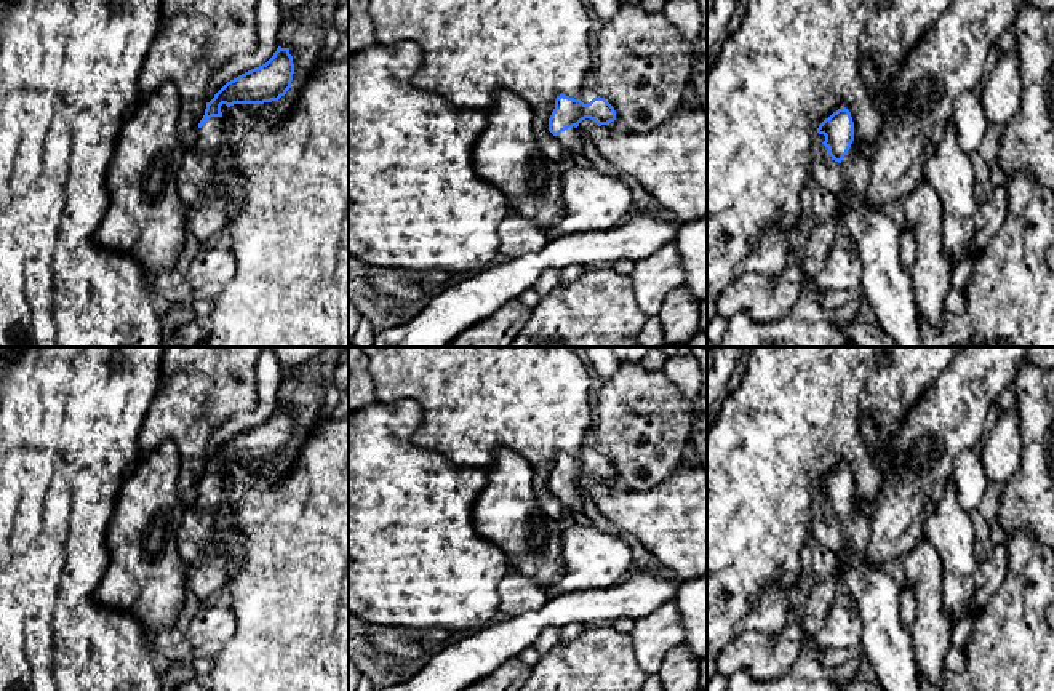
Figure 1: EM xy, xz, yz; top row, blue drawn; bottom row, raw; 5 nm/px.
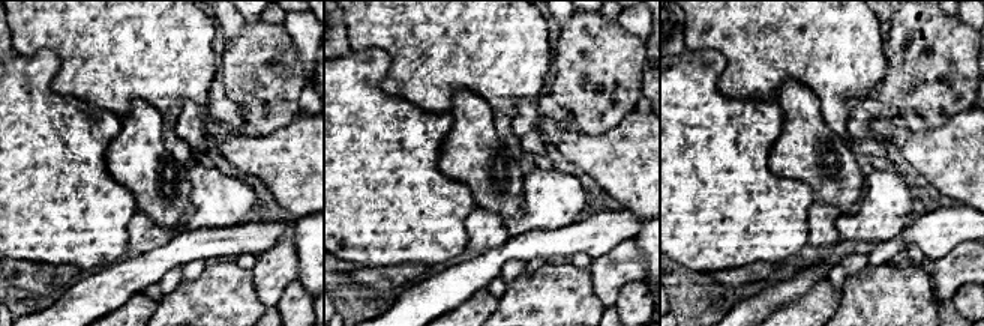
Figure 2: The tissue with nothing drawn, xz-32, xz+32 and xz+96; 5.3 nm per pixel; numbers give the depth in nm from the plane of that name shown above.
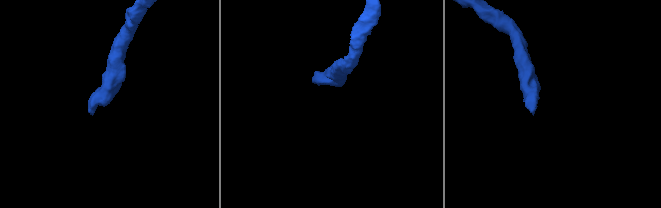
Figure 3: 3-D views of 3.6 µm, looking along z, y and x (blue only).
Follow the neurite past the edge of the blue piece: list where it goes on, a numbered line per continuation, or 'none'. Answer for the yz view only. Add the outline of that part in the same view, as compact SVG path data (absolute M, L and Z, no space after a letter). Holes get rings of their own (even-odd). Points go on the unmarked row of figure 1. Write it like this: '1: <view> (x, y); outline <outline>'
1: yz (886, 643); outline M854 497L840 523L857 553L840 577L857 603L862 654L884 691L921 691L912 633L900 619L902 587L883 566L868 561L870 502Z

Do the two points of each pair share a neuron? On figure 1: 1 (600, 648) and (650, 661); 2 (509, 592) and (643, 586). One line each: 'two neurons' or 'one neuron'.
1: two neurons
2: two neurons

